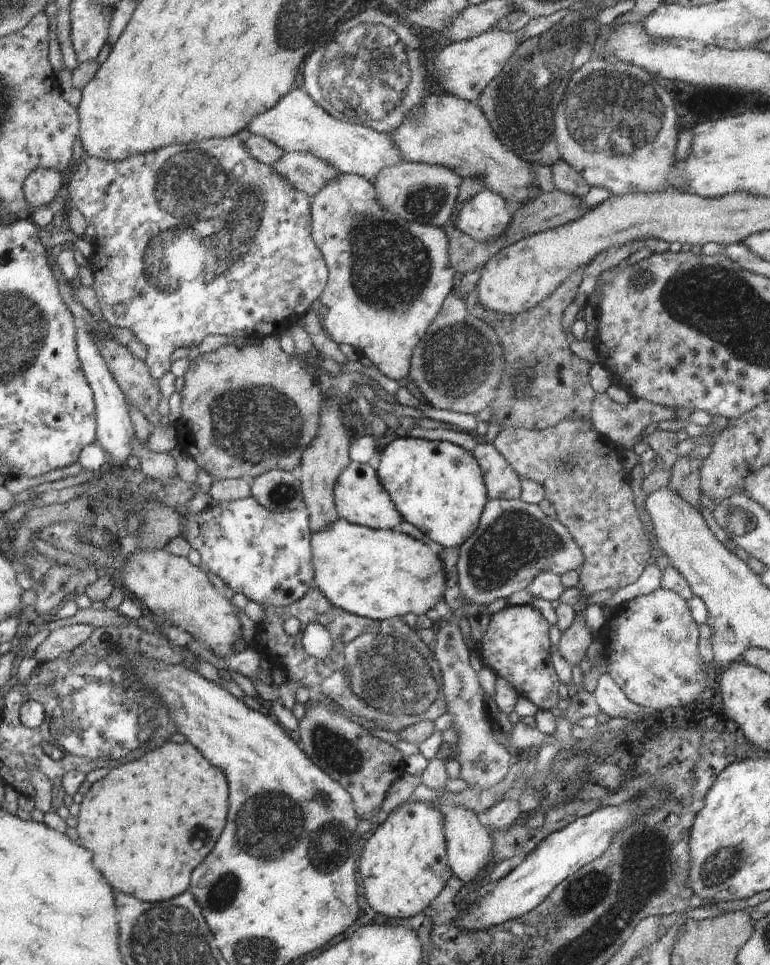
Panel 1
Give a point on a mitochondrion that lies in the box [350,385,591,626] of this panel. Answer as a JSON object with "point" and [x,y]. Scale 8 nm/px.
{"point":[516,539]}

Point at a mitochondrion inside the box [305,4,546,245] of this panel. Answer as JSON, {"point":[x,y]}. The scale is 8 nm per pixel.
{"point":[366,73]}

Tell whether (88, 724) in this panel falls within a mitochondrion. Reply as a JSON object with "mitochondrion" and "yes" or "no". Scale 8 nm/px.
{"mitochondrion":"yes"}

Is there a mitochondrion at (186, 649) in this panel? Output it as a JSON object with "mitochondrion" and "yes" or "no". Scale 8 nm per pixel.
{"mitochondrion":"no"}

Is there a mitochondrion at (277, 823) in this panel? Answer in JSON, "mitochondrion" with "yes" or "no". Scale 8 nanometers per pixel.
{"mitochondrion":"yes"}

